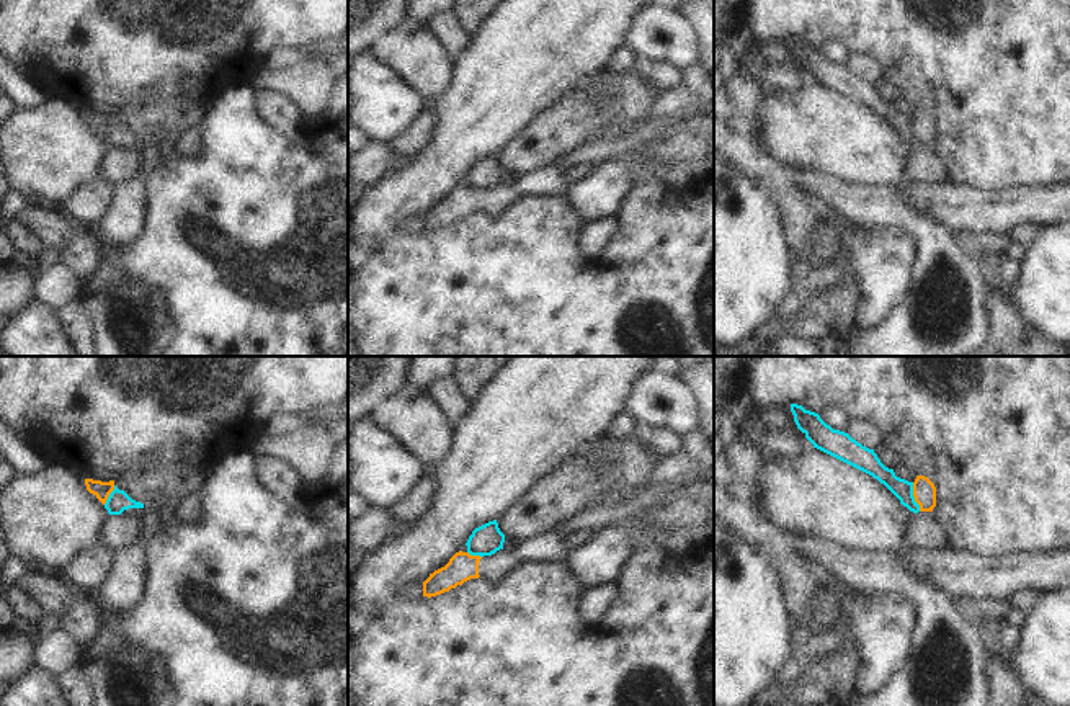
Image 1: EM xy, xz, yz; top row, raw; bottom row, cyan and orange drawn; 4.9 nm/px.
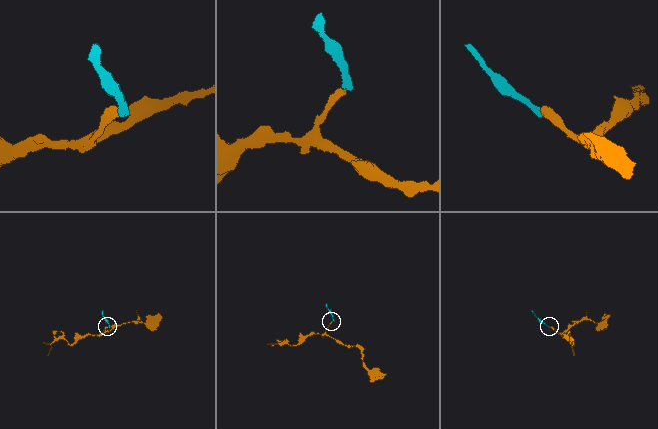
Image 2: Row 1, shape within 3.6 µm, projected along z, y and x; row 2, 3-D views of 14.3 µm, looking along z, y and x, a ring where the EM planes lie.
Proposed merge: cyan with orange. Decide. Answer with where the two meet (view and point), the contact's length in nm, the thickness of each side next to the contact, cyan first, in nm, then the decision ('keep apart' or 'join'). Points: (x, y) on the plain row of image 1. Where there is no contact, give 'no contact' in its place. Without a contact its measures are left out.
contact yz (913, 131); length 150 nm; calibres 100 and 110 nm; keep apart

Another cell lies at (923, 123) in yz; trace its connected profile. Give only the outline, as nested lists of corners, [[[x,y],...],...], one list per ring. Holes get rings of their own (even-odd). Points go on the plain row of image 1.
[[[916,109],[913,116],[913,131],[920,139],[920,145],[933,145],[933,142],[936,141],[934,118],[925,109]]]

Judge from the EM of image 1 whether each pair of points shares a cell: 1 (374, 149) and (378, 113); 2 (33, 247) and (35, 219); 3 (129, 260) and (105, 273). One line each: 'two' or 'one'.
1: two
2: two
3: two

